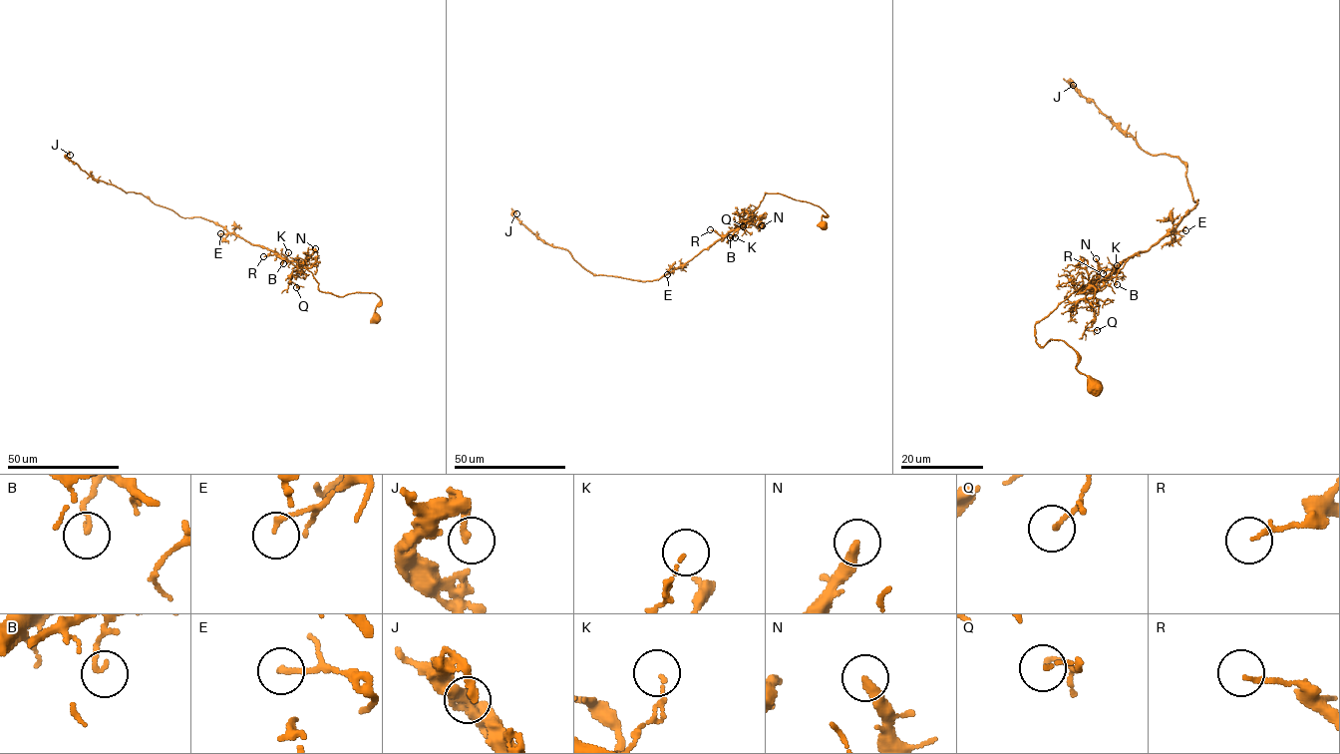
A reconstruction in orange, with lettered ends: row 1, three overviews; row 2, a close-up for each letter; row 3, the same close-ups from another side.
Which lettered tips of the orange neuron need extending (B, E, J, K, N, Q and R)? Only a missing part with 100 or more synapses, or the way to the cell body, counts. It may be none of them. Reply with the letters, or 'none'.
none

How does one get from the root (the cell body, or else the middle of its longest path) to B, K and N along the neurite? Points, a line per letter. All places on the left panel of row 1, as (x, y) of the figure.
B: (377, 318), (380, 298), (375, 293), (338, 296), (322, 292), (310, 271), (286, 259), (283, 263)
K: (377, 318), (380, 298), (375, 293), (338, 296), (320, 291), (310, 271), (285, 258), (288, 252)
N: (377, 318), (380, 298), (373, 292), (338, 296), (319, 290), (312, 273), (298, 264), (315, 248)

